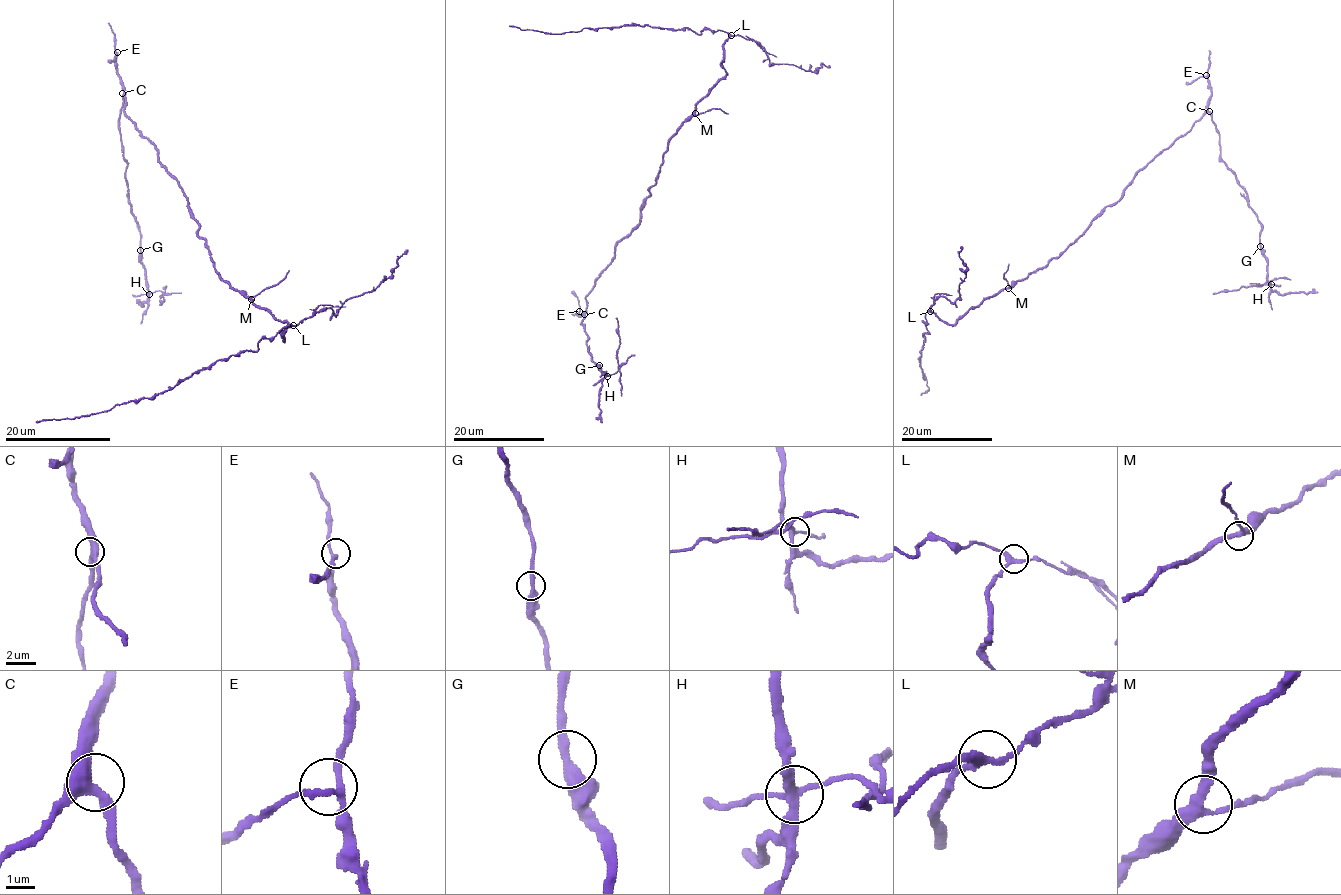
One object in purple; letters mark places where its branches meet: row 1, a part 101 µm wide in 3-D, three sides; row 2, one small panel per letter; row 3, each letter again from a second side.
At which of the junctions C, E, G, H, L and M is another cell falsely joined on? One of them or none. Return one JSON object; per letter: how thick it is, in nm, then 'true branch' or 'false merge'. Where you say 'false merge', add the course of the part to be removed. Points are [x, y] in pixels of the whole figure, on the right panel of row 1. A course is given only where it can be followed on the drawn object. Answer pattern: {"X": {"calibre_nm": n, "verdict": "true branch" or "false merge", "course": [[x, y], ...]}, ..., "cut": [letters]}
{"C": {"calibre_nm": 400, "verdict": "true branch"}, "E": {"calibre_nm": 180, "verdict": "true branch"}, "G": {"calibre_nm": 360, "verdict": "true branch"}, "H": {"calibre_nm": 300, "verdict": "false merge", "course": [[1270, 284], [1268, 281], [1260, 286], [1243, 286], [1212, 294]]}, "L": {"calibre_nm": 260, "verdict": "true branch"}, "M": {"calibre_nm": 320, "verdict": "true branch"}, "cut": ["H"]}

